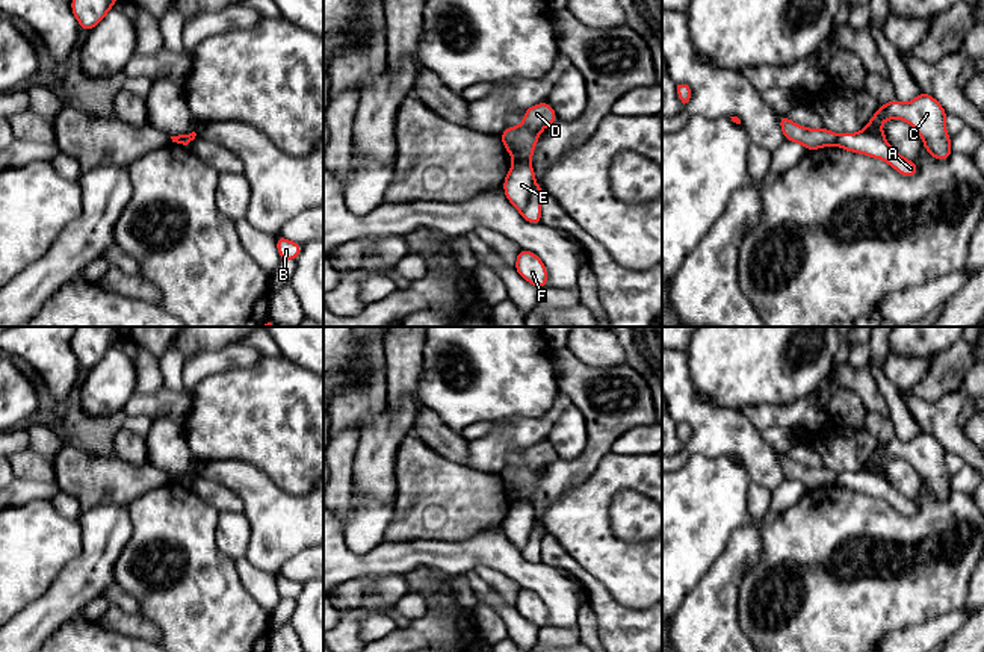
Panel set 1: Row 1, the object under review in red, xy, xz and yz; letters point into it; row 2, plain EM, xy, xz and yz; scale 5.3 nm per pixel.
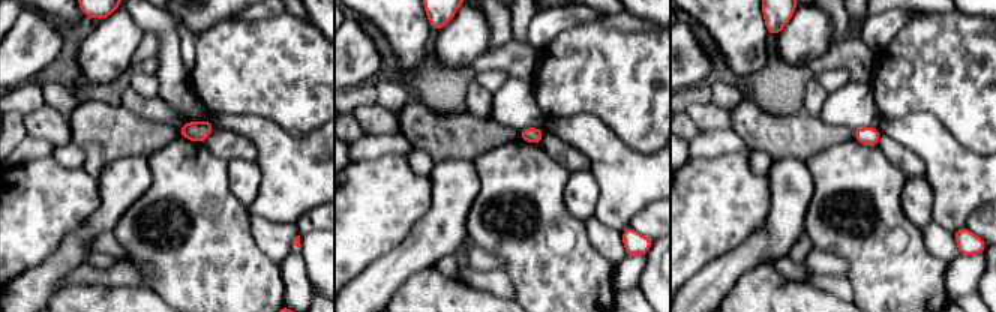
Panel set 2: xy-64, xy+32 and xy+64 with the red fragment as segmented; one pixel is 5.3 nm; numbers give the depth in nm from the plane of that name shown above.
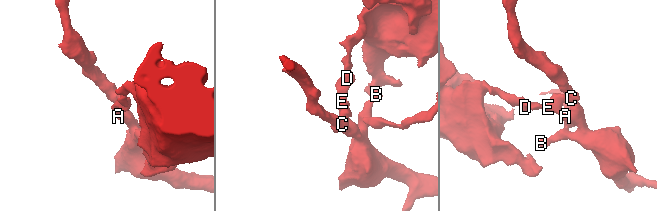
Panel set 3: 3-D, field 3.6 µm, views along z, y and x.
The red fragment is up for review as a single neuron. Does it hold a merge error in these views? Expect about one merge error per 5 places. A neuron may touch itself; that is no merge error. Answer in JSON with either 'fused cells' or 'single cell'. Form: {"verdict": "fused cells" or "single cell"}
{"verdict": "fused cells"}

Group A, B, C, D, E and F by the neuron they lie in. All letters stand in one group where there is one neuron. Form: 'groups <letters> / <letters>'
groups A B C E F / D

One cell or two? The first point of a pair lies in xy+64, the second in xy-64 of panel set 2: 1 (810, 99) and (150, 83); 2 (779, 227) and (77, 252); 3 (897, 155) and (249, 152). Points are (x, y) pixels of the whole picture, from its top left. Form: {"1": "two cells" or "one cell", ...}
{"1": "two cells", "2": "one cell", "3": "one cell"}

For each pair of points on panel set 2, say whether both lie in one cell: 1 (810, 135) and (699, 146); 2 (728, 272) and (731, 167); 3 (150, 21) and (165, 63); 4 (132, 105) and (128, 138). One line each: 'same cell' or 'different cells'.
1: different cells
2: different cells
3: same cell
4: different cells

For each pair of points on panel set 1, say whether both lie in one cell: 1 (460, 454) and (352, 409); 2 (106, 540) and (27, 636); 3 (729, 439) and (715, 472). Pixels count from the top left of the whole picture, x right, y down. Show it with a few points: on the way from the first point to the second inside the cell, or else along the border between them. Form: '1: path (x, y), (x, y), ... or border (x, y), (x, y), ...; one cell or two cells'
1: border (423, 406), (416, 416), (413, 430), (448, 460); two cells
2: path (94, 565), (50, 611); one cell
3: border (690, 454), (729, 456); two cells

